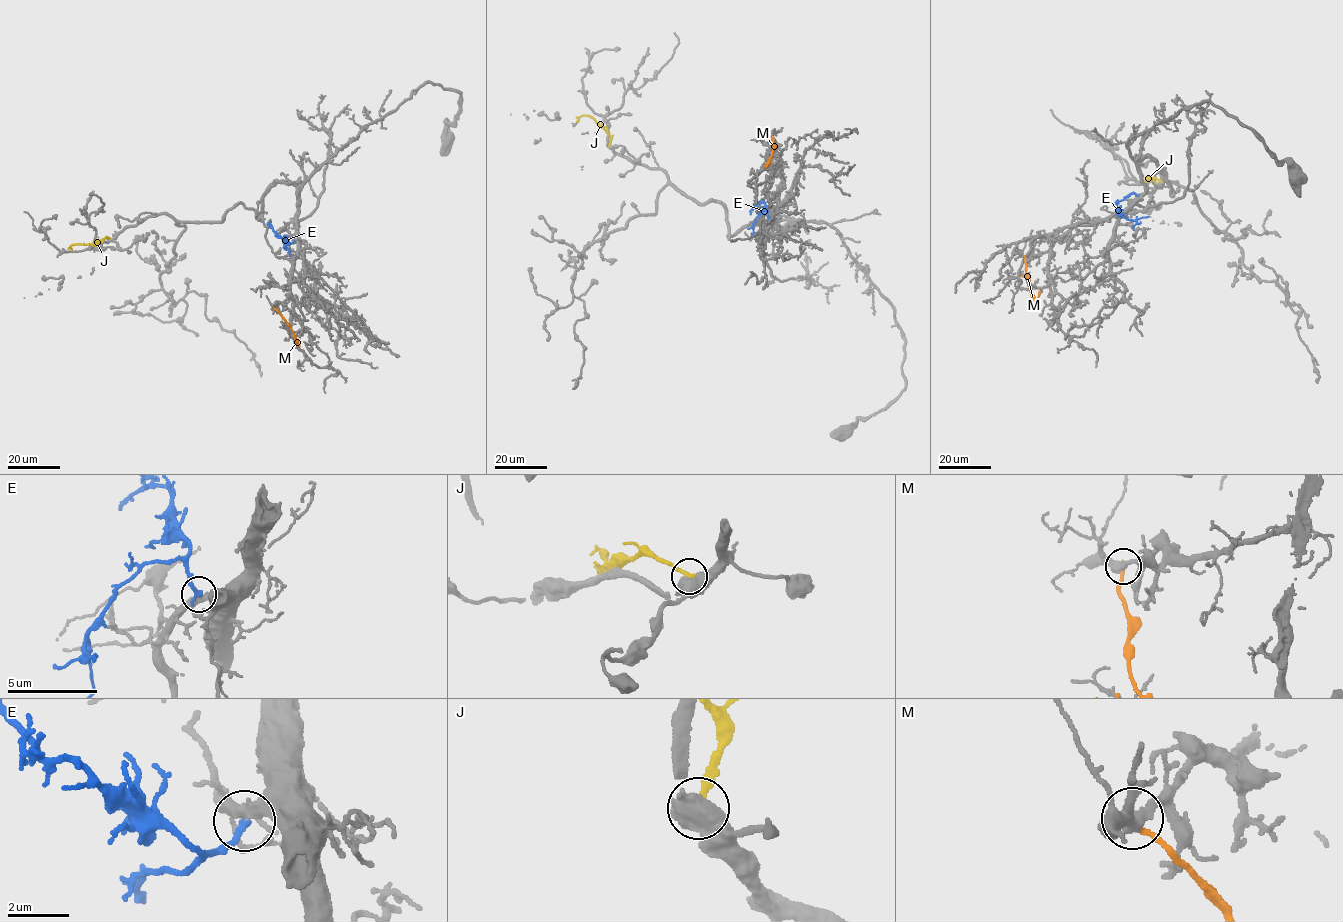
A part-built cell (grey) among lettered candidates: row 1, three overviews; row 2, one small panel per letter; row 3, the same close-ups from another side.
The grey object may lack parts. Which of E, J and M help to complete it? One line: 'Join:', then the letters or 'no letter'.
Join: E

